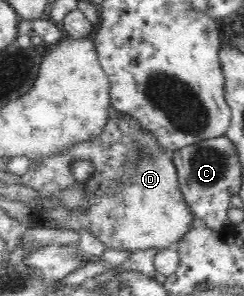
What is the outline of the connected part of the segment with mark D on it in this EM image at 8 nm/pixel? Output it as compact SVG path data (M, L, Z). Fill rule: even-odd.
M113 106L109 113L105 127L96 138L30 161L20 183L37 191L41 202L69 187L85 189L86 186L88 191L88 206L80 210L69 210L65 206L48 210L33 207L37 213L36 223L39 219L53 219L62 229L87 229L108 249L139 252L177 247L178 241L192 228L195 217L179 187L177 170L167 155L168 149L161 147L157 138L147 128L141 127L141 122L133 116L127 117ZM77 158L89 159L95 165L93 182L77 183L70 166Z

